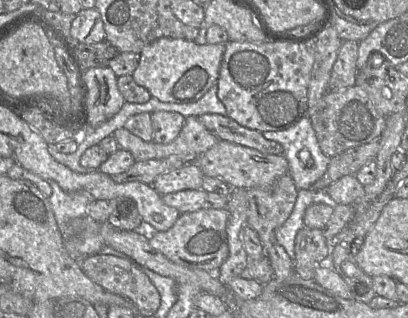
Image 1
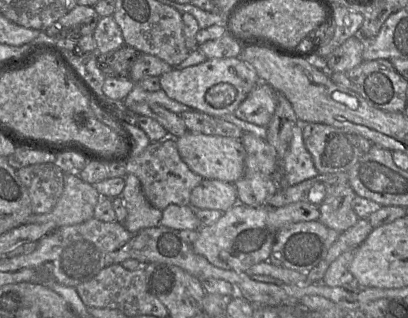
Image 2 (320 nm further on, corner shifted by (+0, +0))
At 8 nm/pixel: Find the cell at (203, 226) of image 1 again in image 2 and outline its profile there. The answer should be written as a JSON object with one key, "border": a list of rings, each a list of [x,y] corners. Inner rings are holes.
{"border":[[[296,202],[278,208],[250,207],[237,203],[222,213],[215,223],[201,227],[198,238],[191,246],[196,254],[204,256],[218,268],[247,272],[251,266],[268,261],[277,232],[282,227],[296,222],[315,221],[319,216],[319,207],[307,202]]]}

